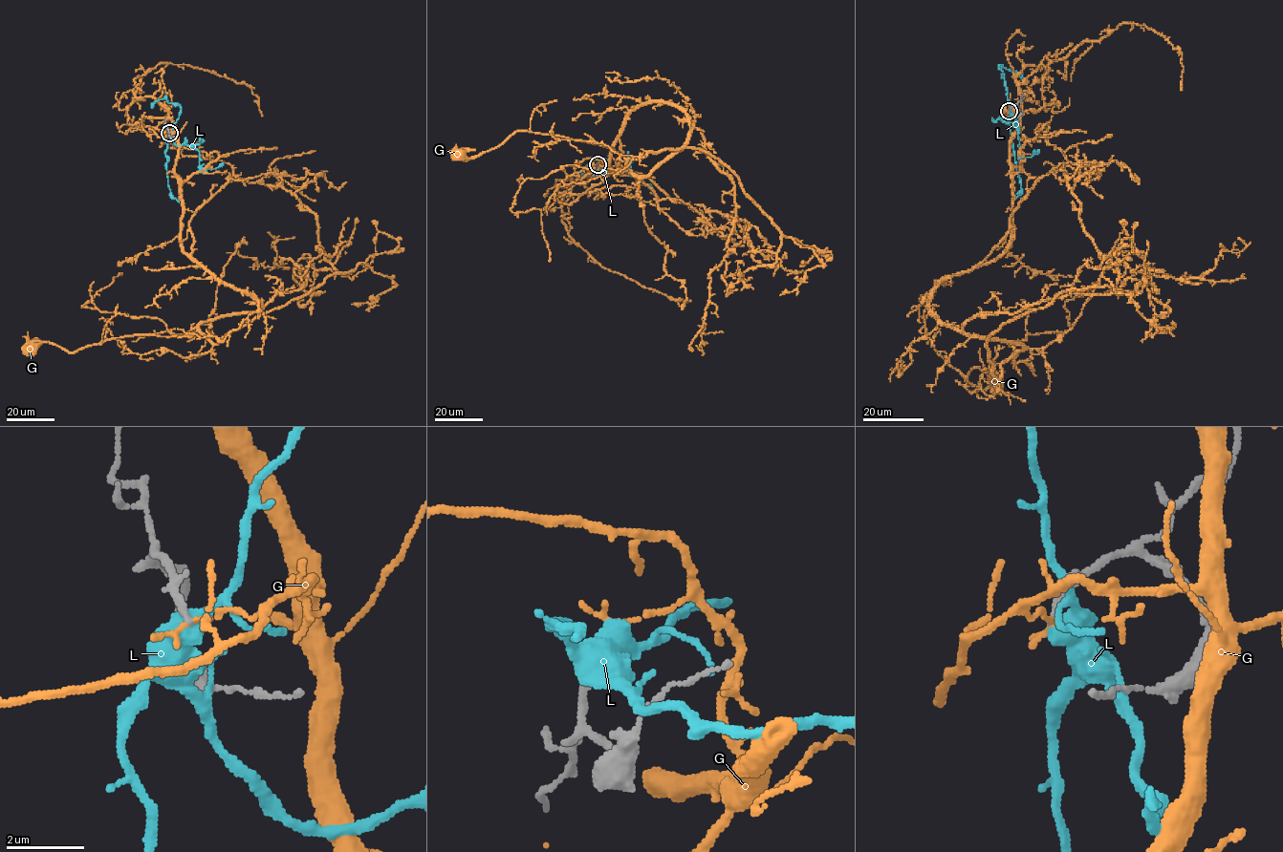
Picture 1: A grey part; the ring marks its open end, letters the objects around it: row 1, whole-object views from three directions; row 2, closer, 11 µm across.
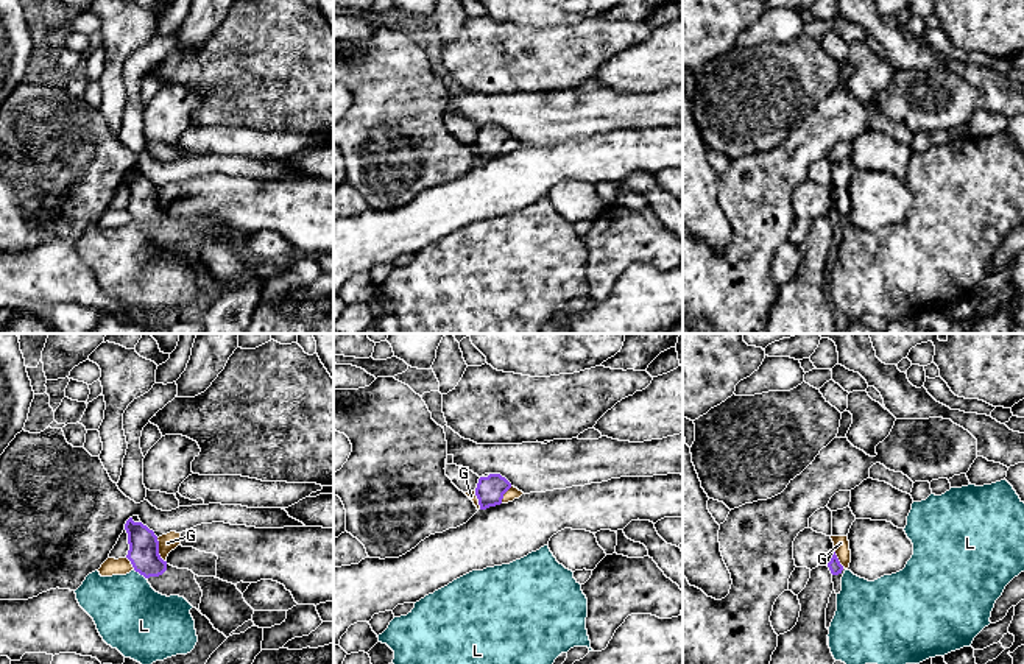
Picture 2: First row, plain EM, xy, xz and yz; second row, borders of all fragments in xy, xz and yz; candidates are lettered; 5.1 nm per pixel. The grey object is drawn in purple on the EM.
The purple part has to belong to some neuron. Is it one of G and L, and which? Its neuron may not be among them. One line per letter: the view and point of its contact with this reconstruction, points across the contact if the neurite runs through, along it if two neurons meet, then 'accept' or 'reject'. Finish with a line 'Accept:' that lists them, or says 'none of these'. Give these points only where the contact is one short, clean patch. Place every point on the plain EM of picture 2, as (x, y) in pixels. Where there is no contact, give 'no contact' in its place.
G: meets purple in xy at (158, 201); border along xy (156, 189), (159, 206), (165, 212); reject
L: meets purple in xy at (141, 225); border along xy (134, 220), (145, 229); reject
Accept: none of these

